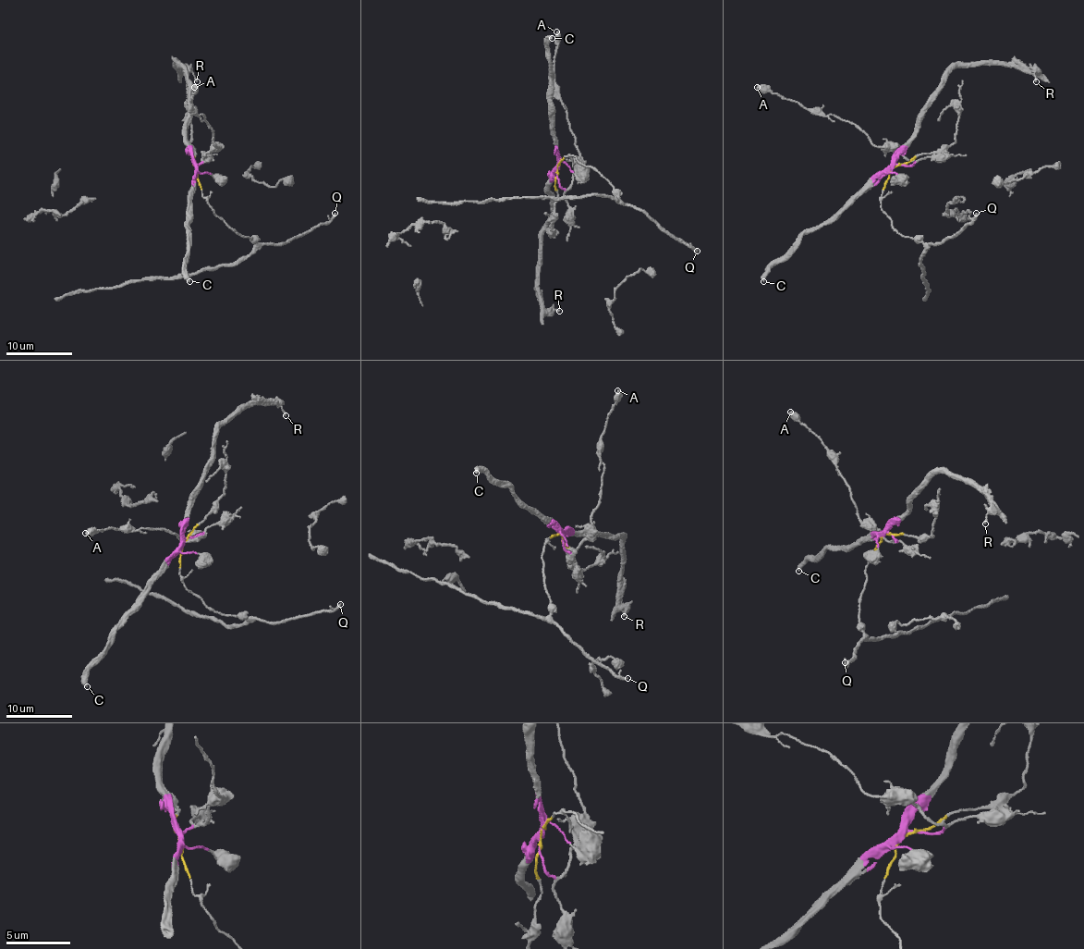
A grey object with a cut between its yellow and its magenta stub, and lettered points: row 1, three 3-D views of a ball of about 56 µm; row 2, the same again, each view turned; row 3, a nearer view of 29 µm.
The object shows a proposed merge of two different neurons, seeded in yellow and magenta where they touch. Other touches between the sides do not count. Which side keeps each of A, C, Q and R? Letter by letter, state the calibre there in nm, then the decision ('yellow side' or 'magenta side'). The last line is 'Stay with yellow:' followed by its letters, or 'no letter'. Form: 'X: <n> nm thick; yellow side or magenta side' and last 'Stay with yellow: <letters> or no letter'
A: 500 nm thick; magenta side
C: 400 nm thick; magenta side
Q: 280 nm thick; yellow side
R: 200 nm thick; magenta side
Stay with yellow: Q

